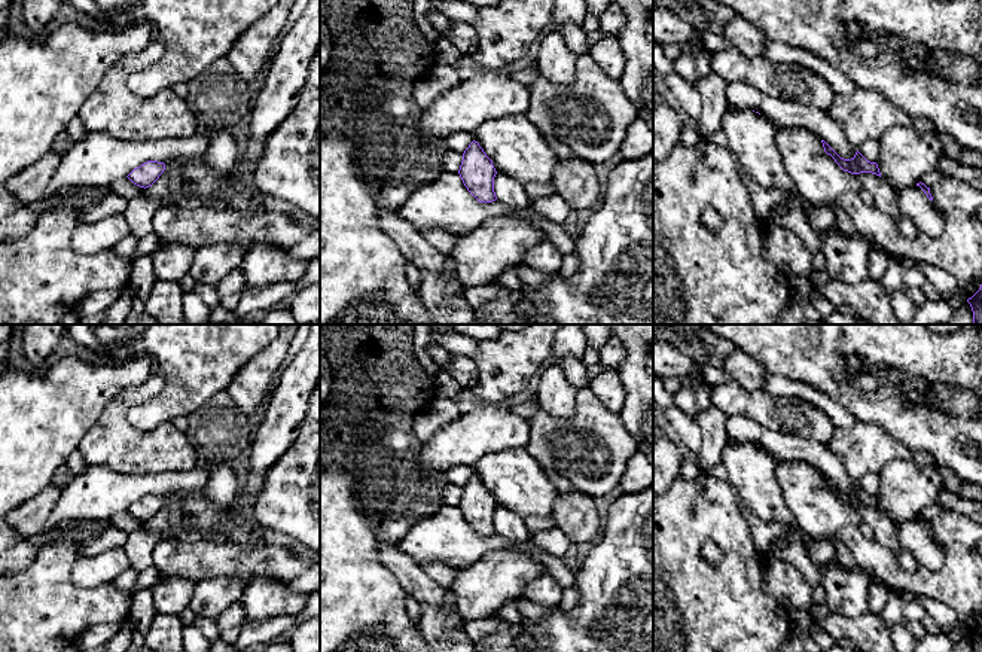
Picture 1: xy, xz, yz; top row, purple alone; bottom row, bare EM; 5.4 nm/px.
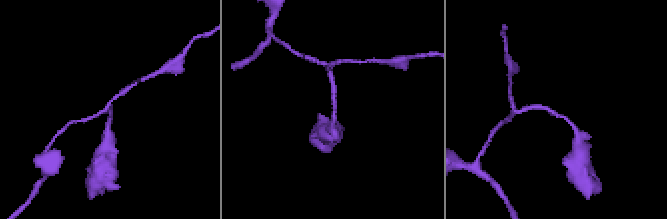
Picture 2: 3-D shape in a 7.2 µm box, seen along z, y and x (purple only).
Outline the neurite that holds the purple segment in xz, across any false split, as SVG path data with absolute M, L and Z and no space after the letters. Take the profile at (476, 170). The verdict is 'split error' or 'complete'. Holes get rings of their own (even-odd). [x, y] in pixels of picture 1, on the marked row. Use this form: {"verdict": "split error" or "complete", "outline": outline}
{"verdict": "complete", "outline": "M473 140L464 150L458 174L467 191L479 202L487 204L497 199L494 192L497 171L478 141Z"}

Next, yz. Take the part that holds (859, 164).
{"verdict": "complete", "outline": "M821 140L821 143L824 152L830 155L844 171L851 174L872 173L881 177L878 164L867 161L859 150L851 159L844 159L824 140Z"}

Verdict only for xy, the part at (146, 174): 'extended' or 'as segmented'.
as segmented

